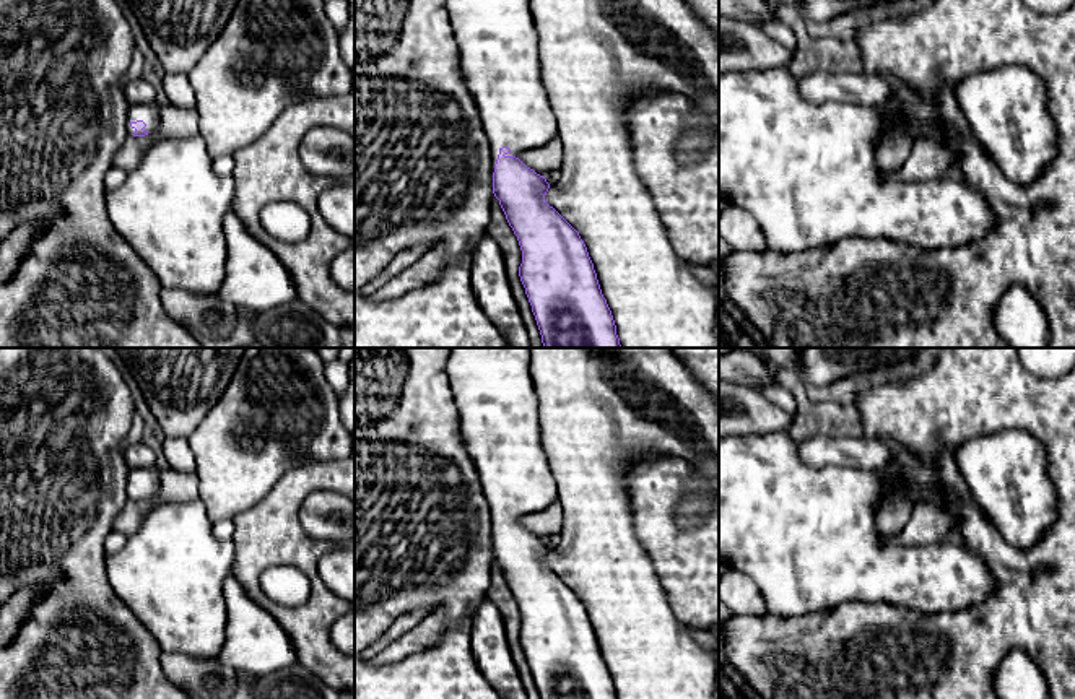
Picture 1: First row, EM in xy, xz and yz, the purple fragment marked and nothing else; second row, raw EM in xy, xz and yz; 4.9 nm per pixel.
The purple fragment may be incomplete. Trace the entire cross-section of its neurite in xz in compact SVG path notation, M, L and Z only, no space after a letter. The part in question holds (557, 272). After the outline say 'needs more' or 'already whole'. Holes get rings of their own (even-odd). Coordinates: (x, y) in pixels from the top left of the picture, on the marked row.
M446 0L447 15L459 49L460 72L478 109L488 138L493 171L493 193L517 236L522 263L519 276L535 315L545 348L621 348L616 325L602 294L594 263L579 232L546 203L546 179L527 167L519 156L550 145L558 137L558 120L540 76L538 34L529 0Z | needs more

